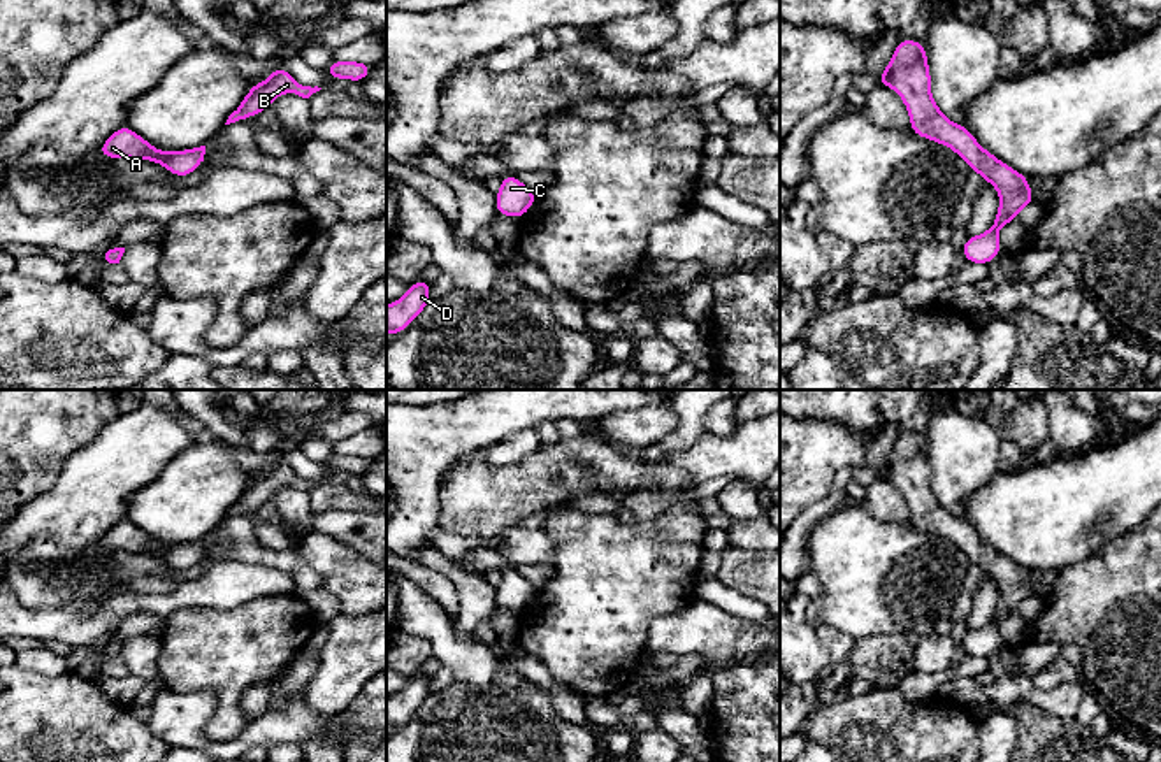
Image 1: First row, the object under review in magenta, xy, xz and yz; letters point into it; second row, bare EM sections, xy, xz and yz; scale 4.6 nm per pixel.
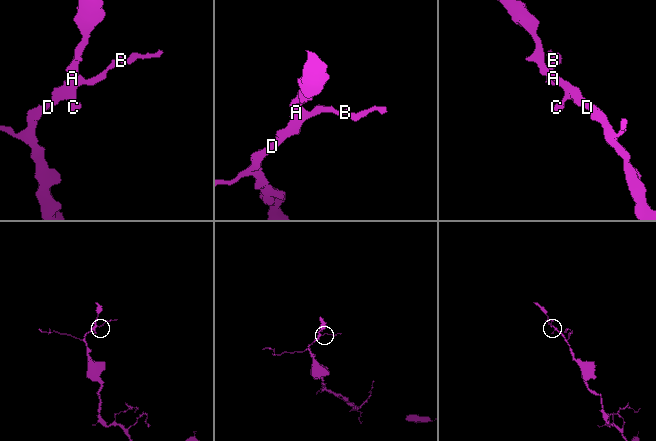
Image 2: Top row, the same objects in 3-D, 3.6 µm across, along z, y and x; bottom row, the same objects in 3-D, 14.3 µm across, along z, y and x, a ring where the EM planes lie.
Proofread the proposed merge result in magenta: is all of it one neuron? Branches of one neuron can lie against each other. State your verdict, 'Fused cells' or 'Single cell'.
Single cell

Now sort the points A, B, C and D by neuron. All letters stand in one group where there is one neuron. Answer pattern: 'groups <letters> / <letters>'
groups A B C D

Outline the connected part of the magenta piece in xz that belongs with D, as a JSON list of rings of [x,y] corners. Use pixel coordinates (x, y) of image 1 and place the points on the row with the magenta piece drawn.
[[[422,277],[399,300],[386,306],[386,332],[392,339],[406,330],[432,300],[429,293],[430,284]]]

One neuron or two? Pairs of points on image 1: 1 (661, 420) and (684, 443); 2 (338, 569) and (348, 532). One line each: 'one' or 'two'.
1: two
2: two

